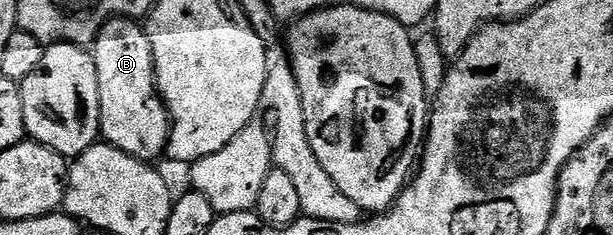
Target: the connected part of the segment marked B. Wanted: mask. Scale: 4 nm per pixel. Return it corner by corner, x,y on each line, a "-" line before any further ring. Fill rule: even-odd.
108,19
97,39
91,45
91,54
99,77
99,113
101,114
100,138
115,149
131,157
152,164
153,159
164,156
169,138
169,111
157,93
157,78
153,68
153,54
148,30
131,19

